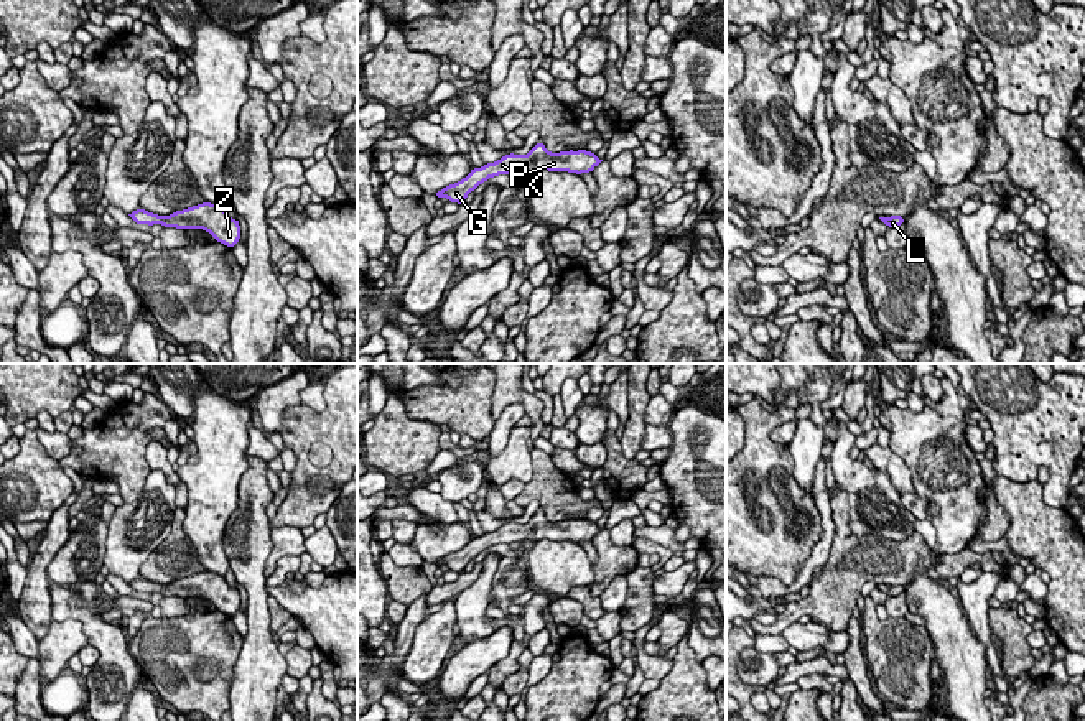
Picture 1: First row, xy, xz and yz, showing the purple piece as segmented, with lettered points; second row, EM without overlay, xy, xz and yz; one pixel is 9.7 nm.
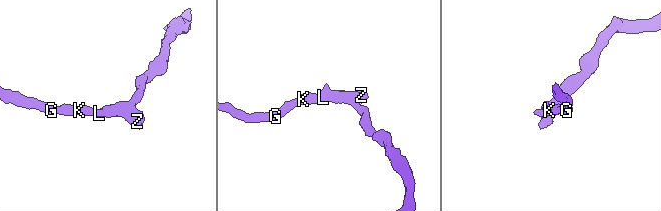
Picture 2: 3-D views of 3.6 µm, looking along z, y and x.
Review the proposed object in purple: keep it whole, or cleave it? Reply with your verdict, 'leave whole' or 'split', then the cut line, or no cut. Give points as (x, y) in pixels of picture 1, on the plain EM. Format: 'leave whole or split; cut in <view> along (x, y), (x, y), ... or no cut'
leave whole; no cut

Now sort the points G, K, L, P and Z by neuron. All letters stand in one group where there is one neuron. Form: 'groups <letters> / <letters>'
groups G K L P Z

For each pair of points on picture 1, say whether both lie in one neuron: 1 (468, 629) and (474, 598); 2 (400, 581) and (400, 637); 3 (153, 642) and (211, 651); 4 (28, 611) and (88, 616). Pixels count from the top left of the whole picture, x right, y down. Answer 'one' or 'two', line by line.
1: one
2: two
3: one
4: two

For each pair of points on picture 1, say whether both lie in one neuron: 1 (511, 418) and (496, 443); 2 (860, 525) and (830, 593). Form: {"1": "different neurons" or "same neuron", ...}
{"1": "same neuron", "2": "different neurons"}

